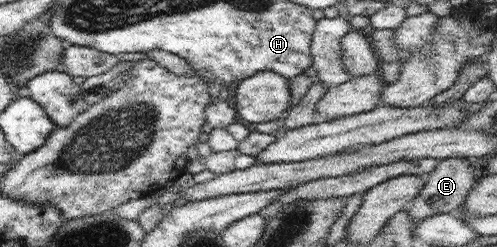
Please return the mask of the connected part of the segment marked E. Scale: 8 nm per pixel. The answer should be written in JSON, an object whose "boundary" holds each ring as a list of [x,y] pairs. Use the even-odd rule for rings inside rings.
{"boundary":[[[455,157],[439,160],[437,166],[425,176],[425,180],[424,187],[414,200],[414,206],[407,211],[415,224],[431,215],[457,212],[457,209],[465,202],[470,190],[474,188],[478,176],[467,158]]]}

